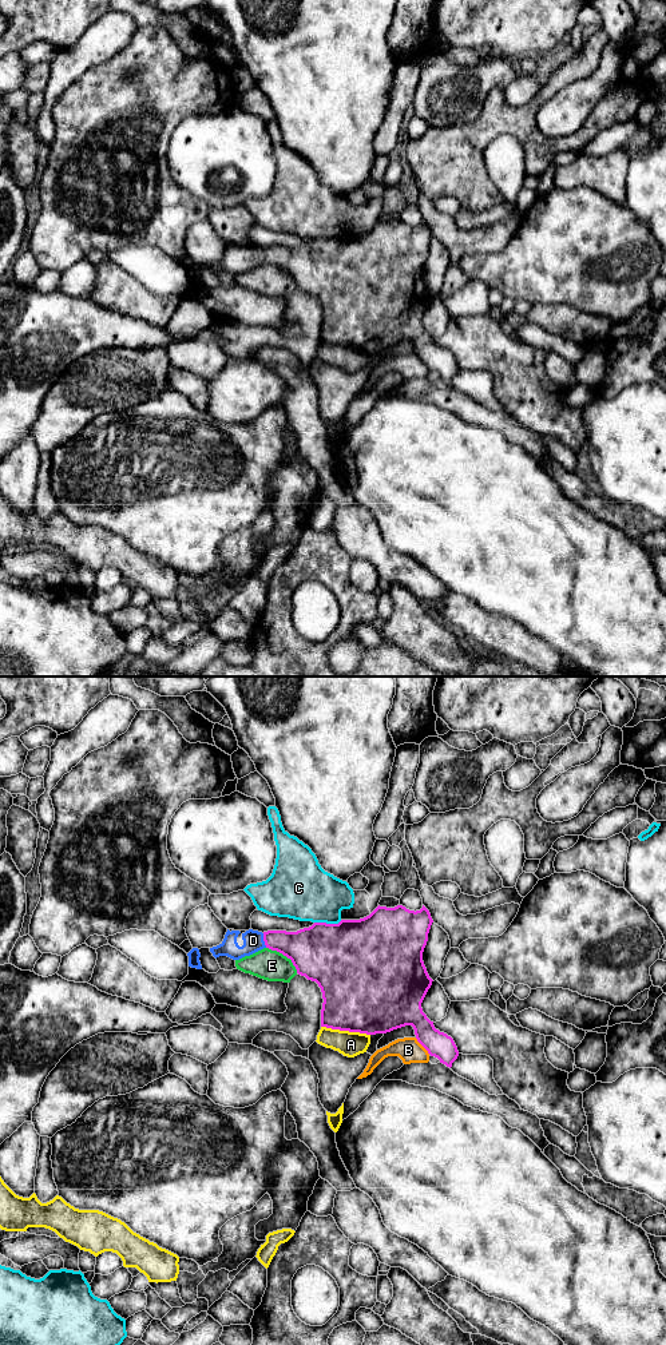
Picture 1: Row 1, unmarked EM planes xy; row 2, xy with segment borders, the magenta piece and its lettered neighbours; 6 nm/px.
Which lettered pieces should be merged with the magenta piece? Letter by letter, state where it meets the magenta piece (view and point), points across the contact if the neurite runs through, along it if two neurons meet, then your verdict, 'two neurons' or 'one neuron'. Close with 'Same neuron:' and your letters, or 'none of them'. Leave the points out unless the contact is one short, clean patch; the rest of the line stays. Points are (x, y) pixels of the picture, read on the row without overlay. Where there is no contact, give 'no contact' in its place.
A: meets magenta in xy at (345, 345); border along xy (321, 341), (369, 350); two neurons
B: meets magenta in xy at (421, 360); border along xy (415, 353), (429, 369); two neurons
C: meets magenta in xy at (328, 239); two neurons
D: meets magenta in xy at (264, 256); runs through xy (304, 264), (280, 256), (264, 256), (253, 256); one neuron
E: meets magenta in xy at (285, 270); two neurons
Same neuron: D

